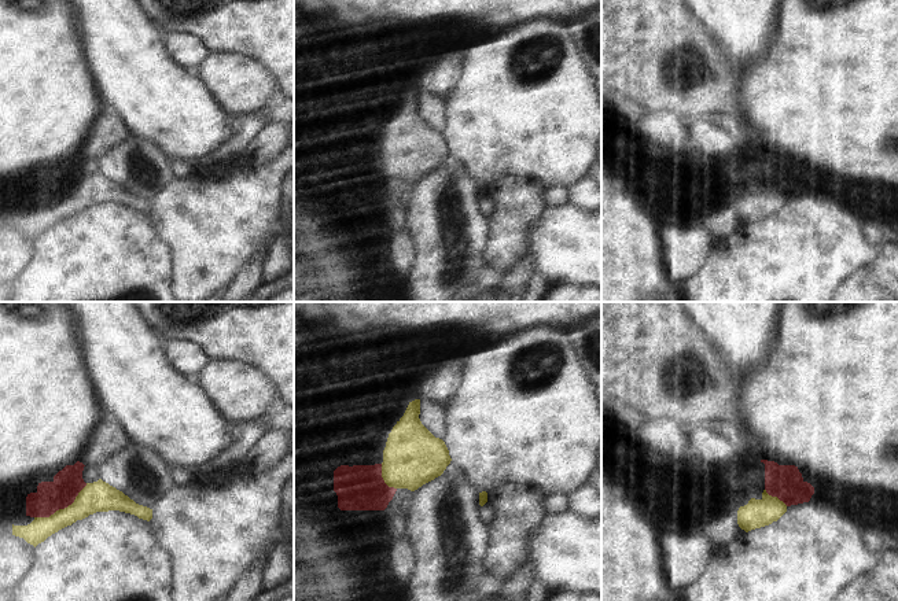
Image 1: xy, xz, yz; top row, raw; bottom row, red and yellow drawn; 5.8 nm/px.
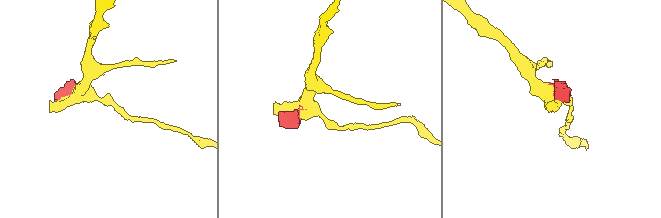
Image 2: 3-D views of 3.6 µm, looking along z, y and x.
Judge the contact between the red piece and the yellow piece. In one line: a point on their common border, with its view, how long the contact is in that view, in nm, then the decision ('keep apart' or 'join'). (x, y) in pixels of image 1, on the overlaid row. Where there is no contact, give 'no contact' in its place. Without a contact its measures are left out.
meets red in xy at (62, 508); contact 380 nm long; join

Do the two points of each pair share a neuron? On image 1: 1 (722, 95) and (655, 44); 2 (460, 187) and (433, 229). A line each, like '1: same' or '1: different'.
1: same
2: same

